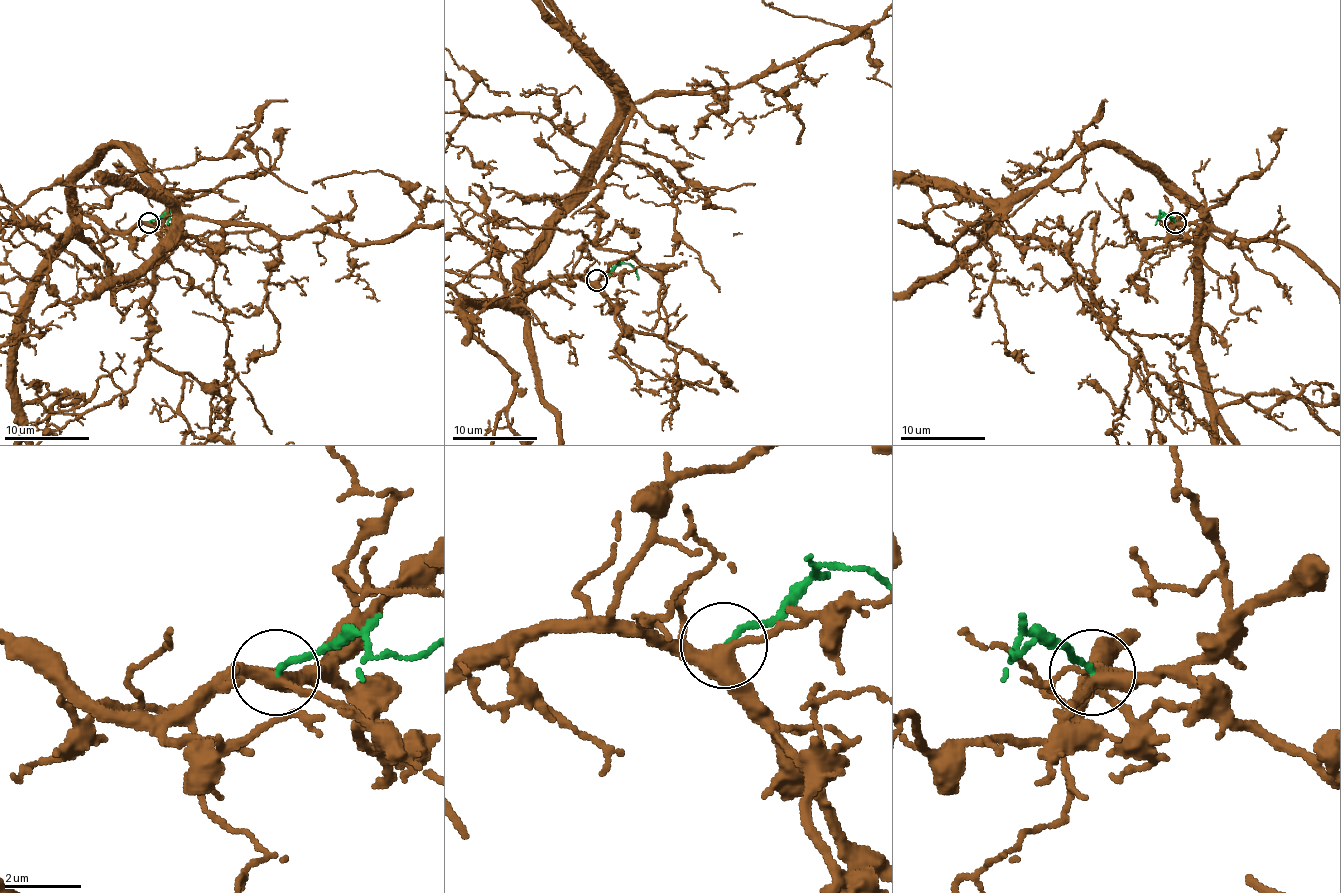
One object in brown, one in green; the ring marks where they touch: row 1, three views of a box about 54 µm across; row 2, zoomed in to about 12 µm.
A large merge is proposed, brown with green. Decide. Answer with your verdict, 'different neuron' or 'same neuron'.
same neuron

